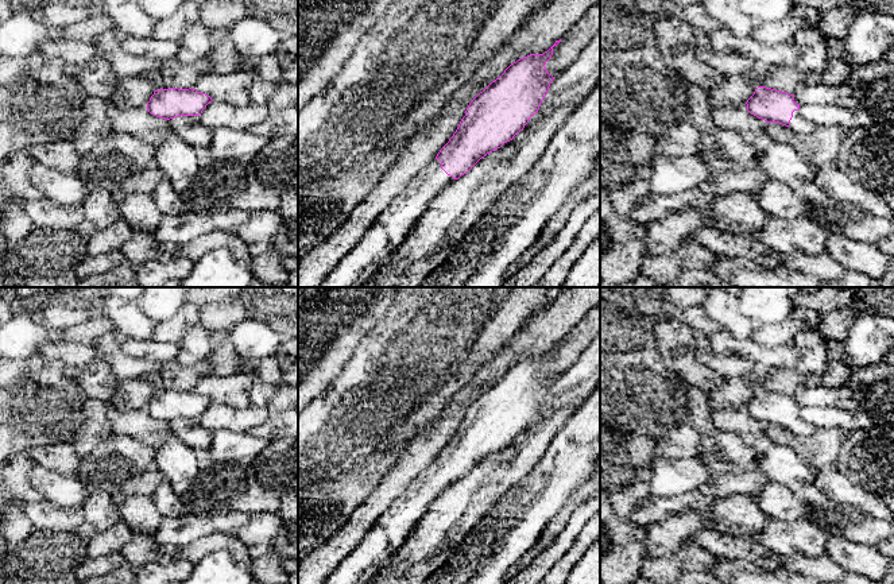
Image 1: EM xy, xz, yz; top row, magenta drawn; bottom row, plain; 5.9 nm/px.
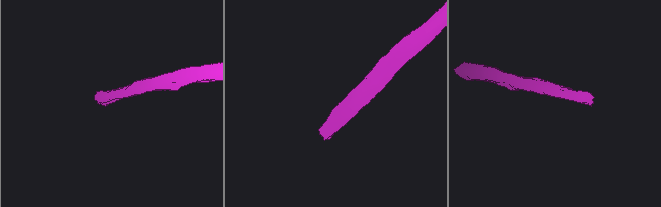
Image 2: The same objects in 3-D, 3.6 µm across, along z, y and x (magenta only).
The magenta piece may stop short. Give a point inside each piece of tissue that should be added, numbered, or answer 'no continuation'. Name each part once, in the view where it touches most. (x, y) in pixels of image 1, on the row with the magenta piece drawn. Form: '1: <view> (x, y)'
1: xz (390, 228)

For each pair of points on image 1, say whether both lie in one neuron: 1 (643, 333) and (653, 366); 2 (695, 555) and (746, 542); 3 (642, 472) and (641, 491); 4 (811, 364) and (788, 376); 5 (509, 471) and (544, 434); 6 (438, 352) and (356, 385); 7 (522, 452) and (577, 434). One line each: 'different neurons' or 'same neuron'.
1: different neurons
2: different neurons
3: different neurons
4: different neurons
5: same neuron
6: same neuron
7: different neurons

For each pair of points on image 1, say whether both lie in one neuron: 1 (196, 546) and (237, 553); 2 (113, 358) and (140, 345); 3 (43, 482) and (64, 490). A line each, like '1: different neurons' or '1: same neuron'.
1: same neuron
2: different neurons
3: same neuron

